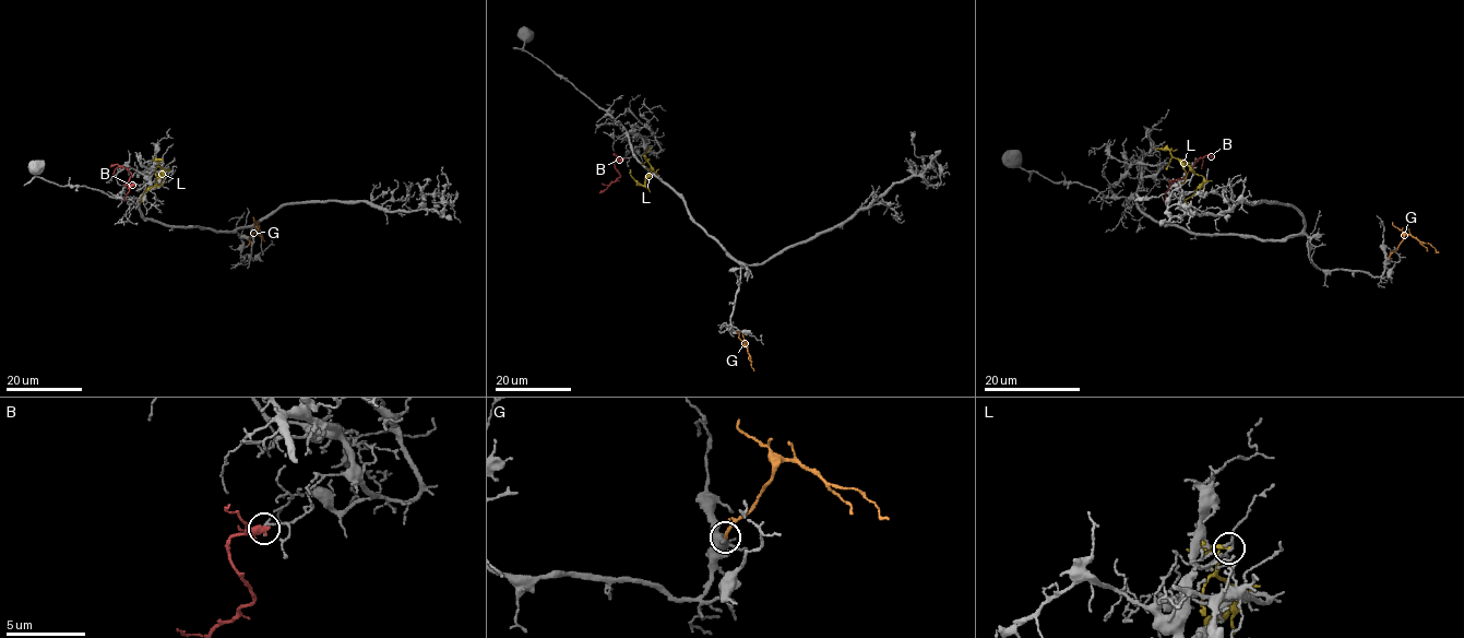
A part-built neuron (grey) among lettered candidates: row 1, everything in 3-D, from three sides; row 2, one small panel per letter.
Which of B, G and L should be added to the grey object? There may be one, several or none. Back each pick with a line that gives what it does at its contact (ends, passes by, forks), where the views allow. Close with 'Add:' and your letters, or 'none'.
G: it ends there
Add: G

